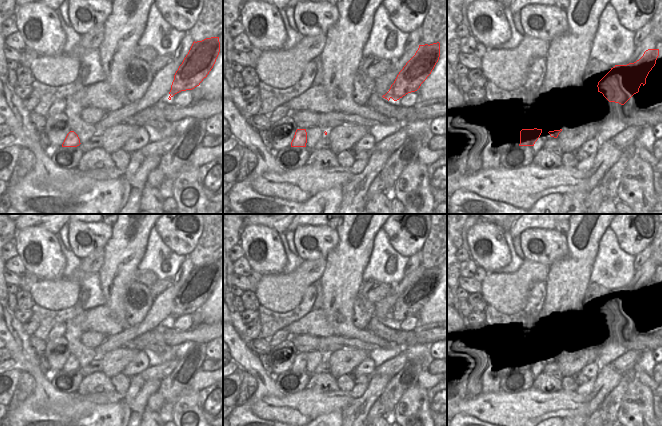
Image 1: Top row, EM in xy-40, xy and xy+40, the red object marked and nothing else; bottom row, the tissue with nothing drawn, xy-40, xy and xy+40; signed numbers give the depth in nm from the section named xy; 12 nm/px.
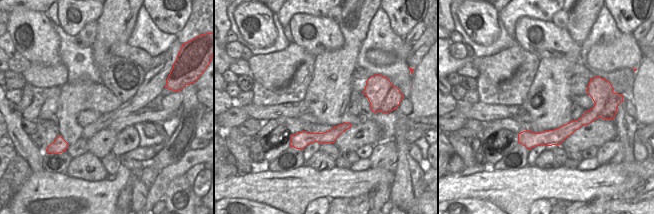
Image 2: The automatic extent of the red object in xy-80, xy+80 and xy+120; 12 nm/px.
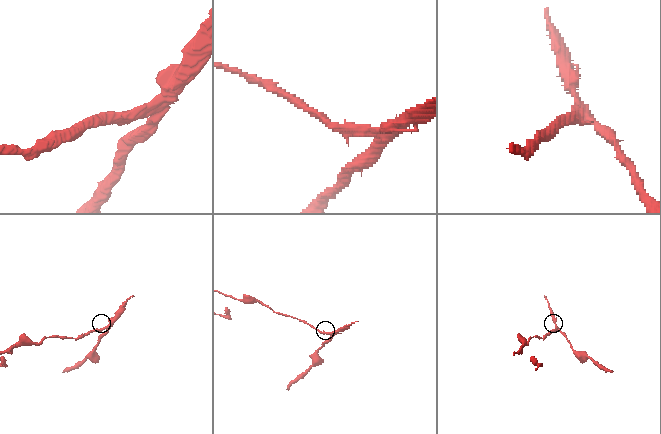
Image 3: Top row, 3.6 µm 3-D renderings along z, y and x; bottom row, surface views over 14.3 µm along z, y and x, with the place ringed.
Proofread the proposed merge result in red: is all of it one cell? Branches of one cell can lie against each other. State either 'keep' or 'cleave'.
cleave

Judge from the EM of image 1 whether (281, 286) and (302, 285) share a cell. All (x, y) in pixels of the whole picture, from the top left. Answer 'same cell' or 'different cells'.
same cell

